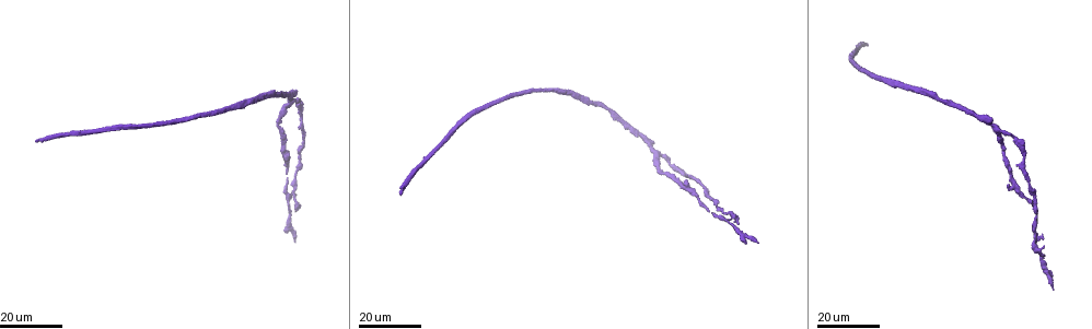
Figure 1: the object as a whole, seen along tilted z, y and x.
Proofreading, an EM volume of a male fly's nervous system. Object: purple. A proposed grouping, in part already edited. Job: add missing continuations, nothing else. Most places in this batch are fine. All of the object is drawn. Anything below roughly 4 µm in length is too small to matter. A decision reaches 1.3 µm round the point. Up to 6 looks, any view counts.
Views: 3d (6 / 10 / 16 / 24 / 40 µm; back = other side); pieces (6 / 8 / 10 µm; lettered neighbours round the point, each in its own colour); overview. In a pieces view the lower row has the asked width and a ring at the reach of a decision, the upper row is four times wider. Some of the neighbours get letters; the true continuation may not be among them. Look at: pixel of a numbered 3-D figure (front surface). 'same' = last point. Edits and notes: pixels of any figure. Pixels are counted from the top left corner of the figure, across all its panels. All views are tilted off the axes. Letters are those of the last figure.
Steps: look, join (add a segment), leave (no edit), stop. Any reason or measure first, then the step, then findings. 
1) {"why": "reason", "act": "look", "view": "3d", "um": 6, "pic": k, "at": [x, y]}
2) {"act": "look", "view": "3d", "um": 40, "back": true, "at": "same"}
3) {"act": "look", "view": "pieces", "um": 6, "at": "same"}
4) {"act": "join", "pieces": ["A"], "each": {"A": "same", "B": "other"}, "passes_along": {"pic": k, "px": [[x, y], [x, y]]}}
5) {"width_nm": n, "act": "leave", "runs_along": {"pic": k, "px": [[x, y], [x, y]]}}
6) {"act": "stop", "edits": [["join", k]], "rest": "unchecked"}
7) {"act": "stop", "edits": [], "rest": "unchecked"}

{"why": "free end", "act": "look", "view": "3d", "um": 24, "pic": 1, "at": [288, 152]}

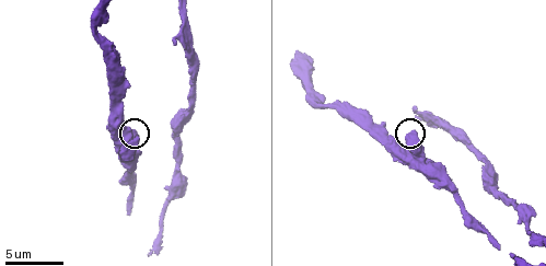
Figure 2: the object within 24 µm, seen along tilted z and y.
{"why": "what lies round it", "act": "look", "view": "pieces", "um": 6, "pic": 2, "at": [135, 138]}

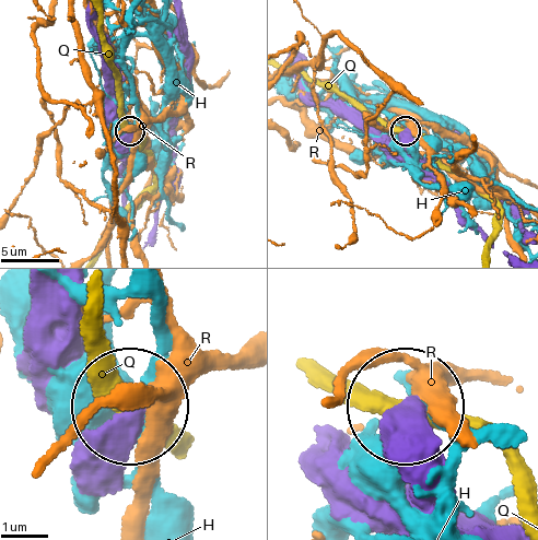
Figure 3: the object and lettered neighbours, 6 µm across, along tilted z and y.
{"act": "leave", "each": {"H": "other", "Q": "other", "R": "other"}, "runs_along": {"pic": 3, "px": [[316, 458], [379, 493], [408, 486], [417, 456], [407, 408]]}, "found": "no lettered segment goes on from it"}

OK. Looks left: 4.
{"why": "long arm stops here", "act": "look", "view": "pieces", "um": 6, "pic": 2, "at": [499, 248]}

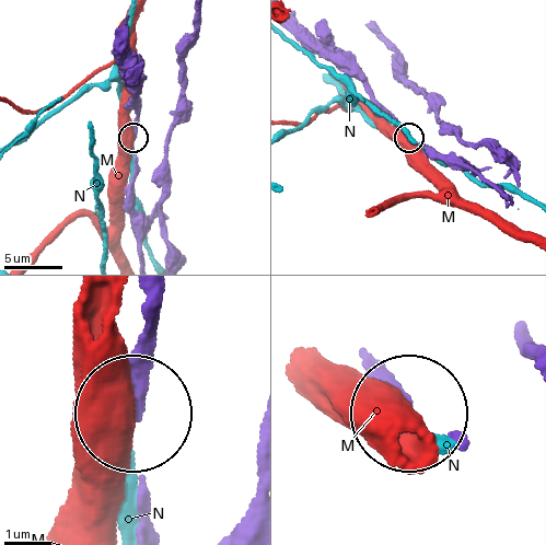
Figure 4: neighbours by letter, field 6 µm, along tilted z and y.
{"act": "leave", "each": {"M": "other", "N": "other"}, "found": "none of them fits"}

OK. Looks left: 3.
{"why": "tapers out", "act": "look", "view": "3d", "um": 16, "pic": 1, "at": [1043, 237]}

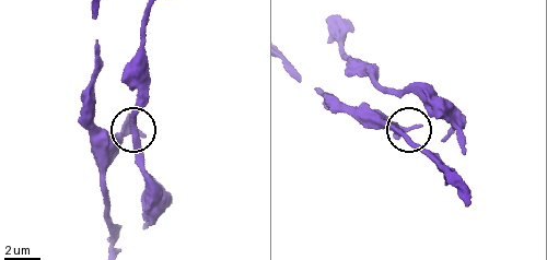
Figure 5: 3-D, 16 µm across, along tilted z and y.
{"act": "look", "view": "pieces", "um": 10, "pic": 5, "at": [143, 135]}

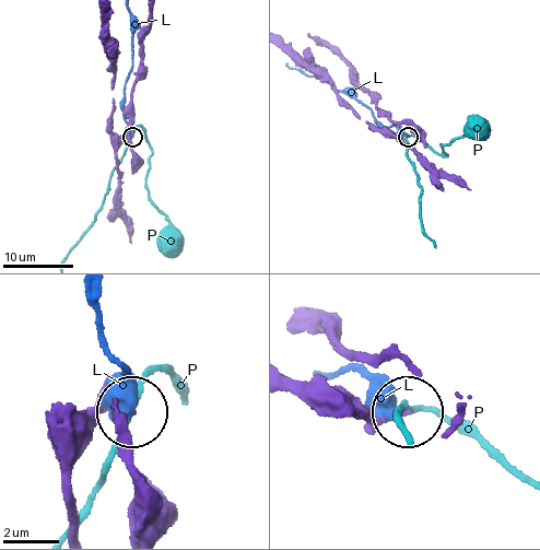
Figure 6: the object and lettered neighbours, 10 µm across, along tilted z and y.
{"width_nm": 160, "act": "leave", "each": {"L": "other", "P": "other"}, "found": "none of them fits"}

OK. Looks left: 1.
{"act": "stop", "edits": [], "rest": "unchecked"}

